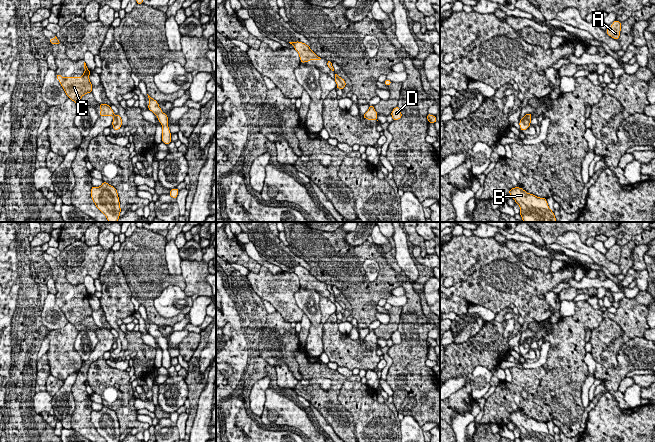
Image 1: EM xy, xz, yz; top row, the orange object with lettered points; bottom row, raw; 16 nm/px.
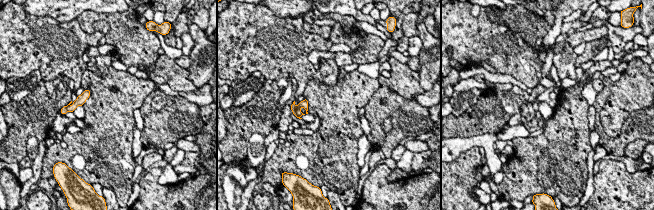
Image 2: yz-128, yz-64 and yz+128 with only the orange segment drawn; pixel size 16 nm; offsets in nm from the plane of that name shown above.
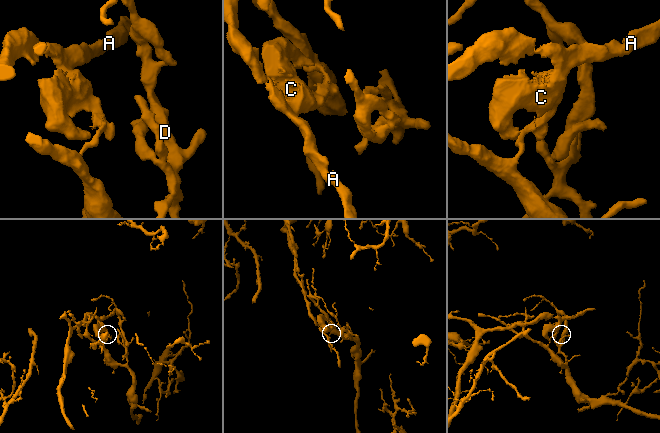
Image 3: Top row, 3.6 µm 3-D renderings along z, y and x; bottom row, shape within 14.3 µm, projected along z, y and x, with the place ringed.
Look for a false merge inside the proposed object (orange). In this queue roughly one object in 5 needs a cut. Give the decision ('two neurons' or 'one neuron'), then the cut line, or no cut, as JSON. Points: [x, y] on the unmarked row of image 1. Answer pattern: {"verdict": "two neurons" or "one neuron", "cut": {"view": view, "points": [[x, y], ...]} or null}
{"verdict": "two neurons", "cut": {"view": "yz", "points": [[527, 338], [522, 343], [524, 348]]}}

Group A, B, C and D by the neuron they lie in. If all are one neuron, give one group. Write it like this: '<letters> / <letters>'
A C / B D

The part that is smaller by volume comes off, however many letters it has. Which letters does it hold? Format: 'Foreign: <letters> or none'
Foreign: A, C

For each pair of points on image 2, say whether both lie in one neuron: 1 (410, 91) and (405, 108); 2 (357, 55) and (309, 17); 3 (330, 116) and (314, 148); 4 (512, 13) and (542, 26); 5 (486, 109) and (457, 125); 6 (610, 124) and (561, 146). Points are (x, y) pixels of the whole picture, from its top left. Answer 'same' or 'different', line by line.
1: different
2: same
3: same
4: same
5: same
6: different

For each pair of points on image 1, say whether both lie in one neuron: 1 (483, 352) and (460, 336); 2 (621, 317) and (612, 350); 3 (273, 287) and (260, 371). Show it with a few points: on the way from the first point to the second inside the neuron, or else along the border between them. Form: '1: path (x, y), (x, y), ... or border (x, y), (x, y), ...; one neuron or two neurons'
1: border (484, 321), (480, 330), (471, 337); two neurons
2: path (626, 325), (626, 335), (619, 342); one neuron
3: border (249, 280), (252, 289), (262, 300); two neurons

